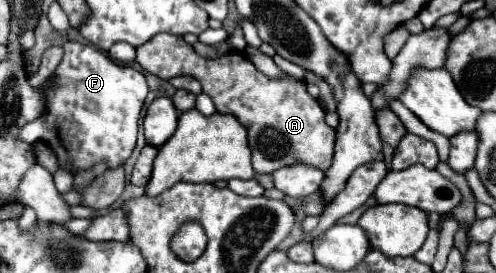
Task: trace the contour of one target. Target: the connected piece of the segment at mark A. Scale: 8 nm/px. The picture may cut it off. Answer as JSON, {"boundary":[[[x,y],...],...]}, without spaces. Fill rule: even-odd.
{"boundary":[[[159,33],[151,41],[147,41],[147,45],[139,47],[137,49],[137,63],[147,73],[157,75],[159,79],[173,79],[175,75],[197,77],[203,85],[203,93],[207,93],[213,99],[215,109],[219,113],[235,115],[237,121],[247,127],[255,173],[273,173],[273,171],[277,171],[285,165],[293,165],[293,163],[315,165],[323,171],[327,167],[331,167],[333,147],[335,147],[335,131],[325,123],[323,107],[319,105],[319,101],[315,97],[311,97],[305,91],[303,81],[299,81],[295,77],[289,77],[285,81],[273,81],[273,79],[265,77],[261,71],[257,71],[257,67],[243,53],[227,53],[219,59],[205,59],[205,57],[197,55],[195,49],[183,37],[171,35],[171,33]]]}

